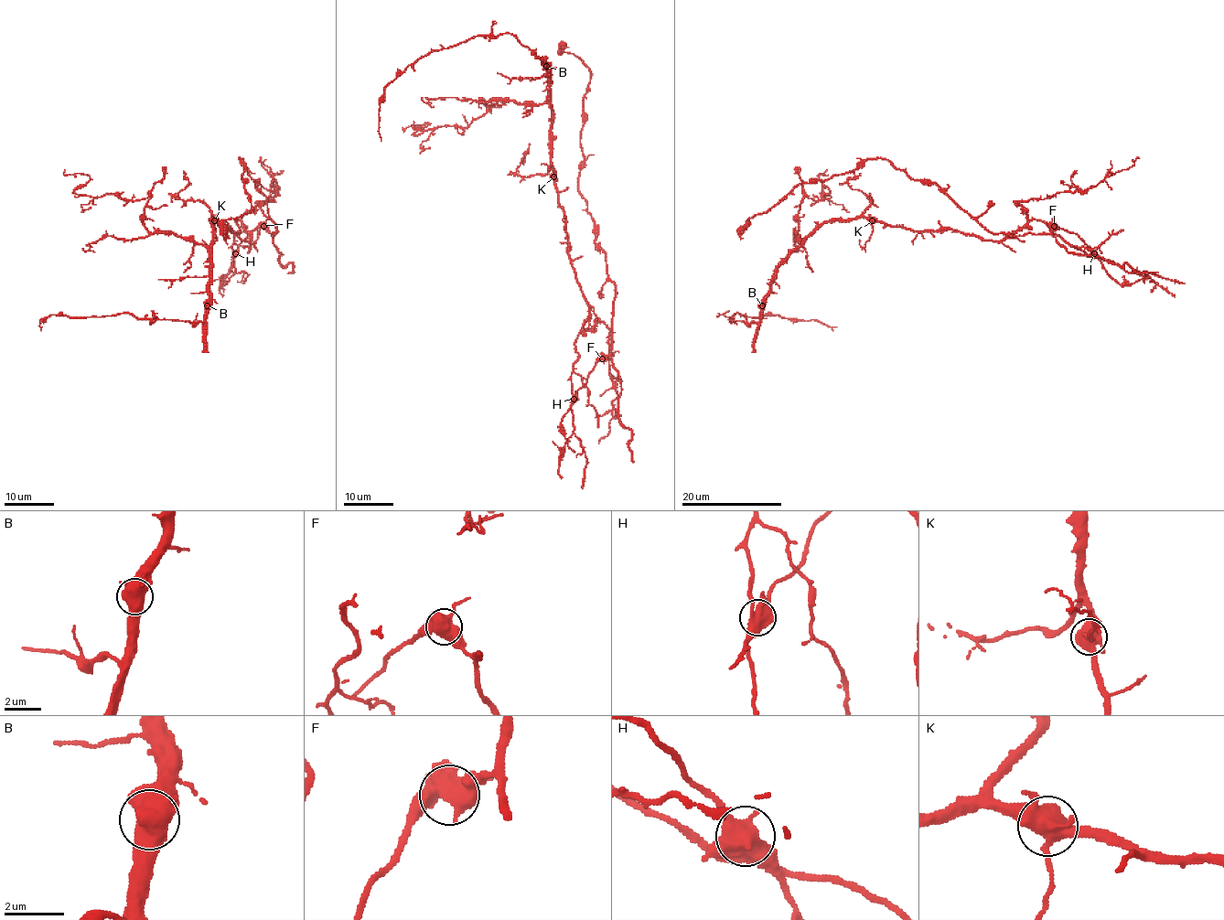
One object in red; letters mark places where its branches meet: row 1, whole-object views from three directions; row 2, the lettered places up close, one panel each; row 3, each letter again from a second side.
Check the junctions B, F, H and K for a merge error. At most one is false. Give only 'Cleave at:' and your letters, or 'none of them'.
Cleave at: none of them

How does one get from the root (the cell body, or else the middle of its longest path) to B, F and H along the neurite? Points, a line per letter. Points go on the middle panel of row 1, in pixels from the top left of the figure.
B: (588, 315), (588, 304), (569, 253), (566, 216), (559, 202), (551, 161), (550, 80), (546, 66)
F: (588, 315), (574, 344), (578, 358), (571, 375), (574, 395), (586, 382), (595, 363), (602, 358)
H: (588, 315), (574, 344), (578, 358), (571, 375), (574, 399)

